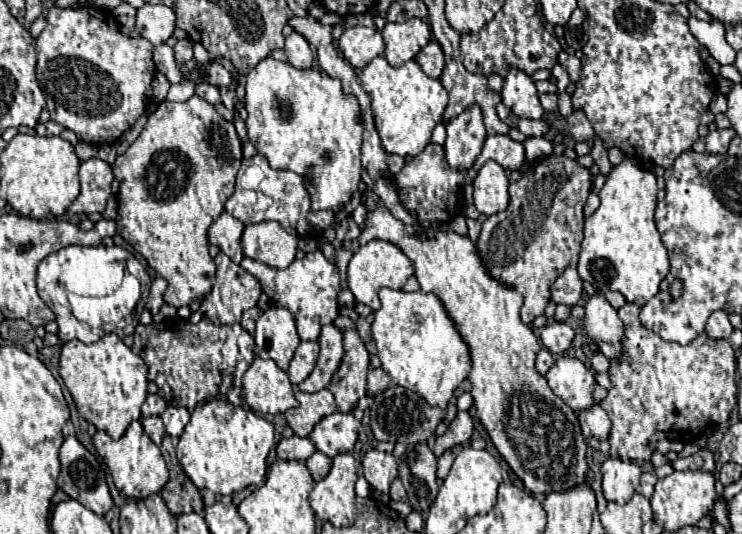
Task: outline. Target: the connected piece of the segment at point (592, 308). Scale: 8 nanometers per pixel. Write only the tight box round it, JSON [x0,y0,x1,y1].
[583,293,623,359]

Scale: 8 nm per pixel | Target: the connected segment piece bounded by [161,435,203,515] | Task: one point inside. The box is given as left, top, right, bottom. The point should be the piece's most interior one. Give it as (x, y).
(181, 496)

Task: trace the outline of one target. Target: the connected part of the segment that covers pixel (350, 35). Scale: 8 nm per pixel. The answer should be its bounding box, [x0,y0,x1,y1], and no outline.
[339,25,385,69]

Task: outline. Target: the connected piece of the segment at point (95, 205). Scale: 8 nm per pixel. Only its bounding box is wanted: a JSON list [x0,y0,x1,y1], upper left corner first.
[69,157,113,215]

